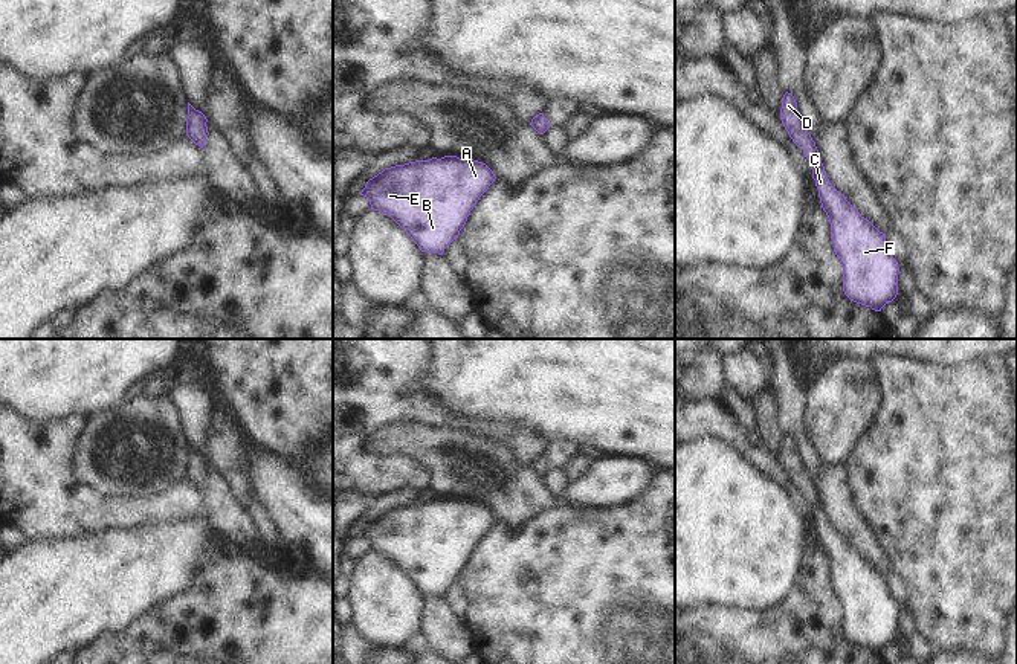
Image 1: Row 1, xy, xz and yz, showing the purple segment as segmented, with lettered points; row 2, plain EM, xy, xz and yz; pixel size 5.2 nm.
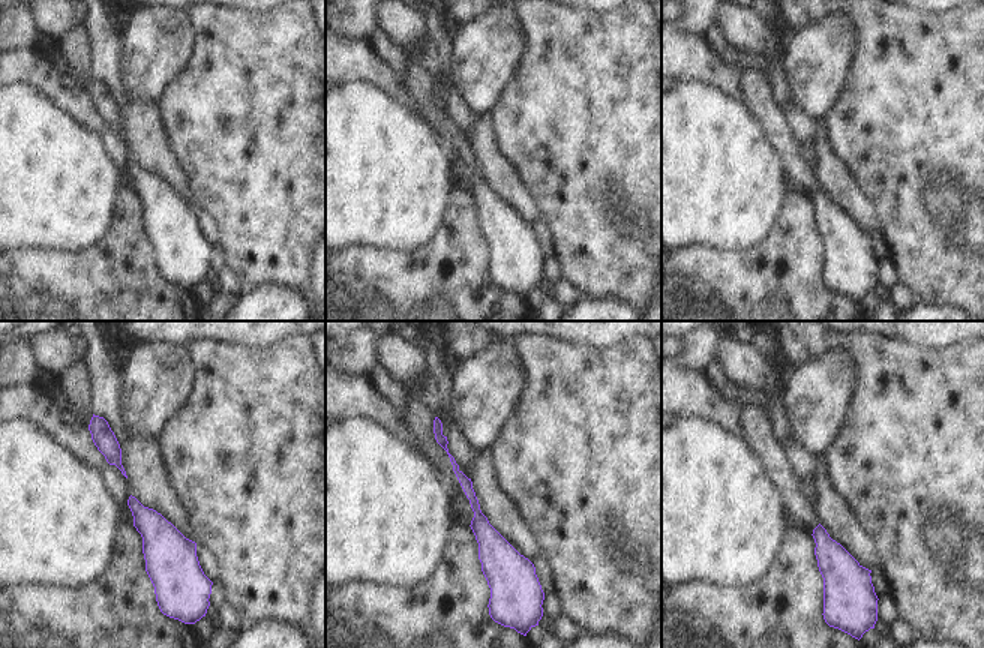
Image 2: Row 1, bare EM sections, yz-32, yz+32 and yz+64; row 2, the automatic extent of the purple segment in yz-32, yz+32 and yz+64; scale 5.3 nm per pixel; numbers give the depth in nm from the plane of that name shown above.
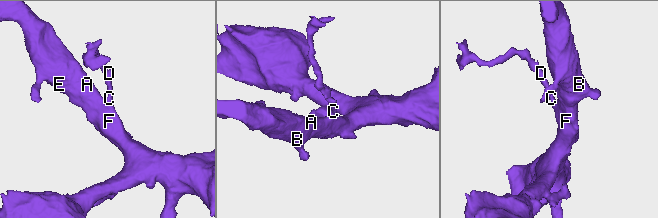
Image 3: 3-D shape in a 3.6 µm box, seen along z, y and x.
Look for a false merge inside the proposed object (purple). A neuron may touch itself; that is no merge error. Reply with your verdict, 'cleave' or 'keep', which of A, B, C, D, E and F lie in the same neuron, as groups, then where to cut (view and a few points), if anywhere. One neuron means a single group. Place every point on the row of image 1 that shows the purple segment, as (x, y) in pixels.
keep; groups A B C D E F; cut none

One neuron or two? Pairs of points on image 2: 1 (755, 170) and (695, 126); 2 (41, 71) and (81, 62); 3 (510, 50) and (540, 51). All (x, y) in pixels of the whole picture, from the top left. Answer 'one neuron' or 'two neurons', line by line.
1: one neuron
2: two neurons
3: two neurons

